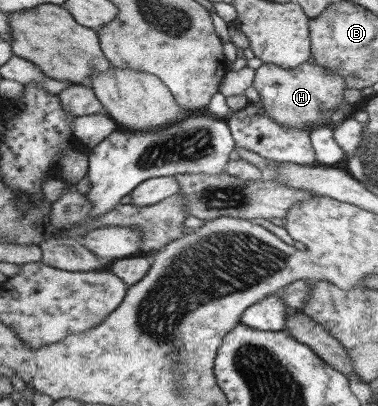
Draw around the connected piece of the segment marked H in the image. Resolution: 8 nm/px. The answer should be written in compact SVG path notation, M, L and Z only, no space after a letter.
M306 61L294 69L262 64L254 70L251 86L257 91L261 101L260 107L262 107L264 113L268 114L270 119L286 127L304 128L308 131L315 126L328 125L330 110L344 100L342 97L342 92L345 89L344 80L337 75L325 73L325 70L318 66L316 62L311 65Z

